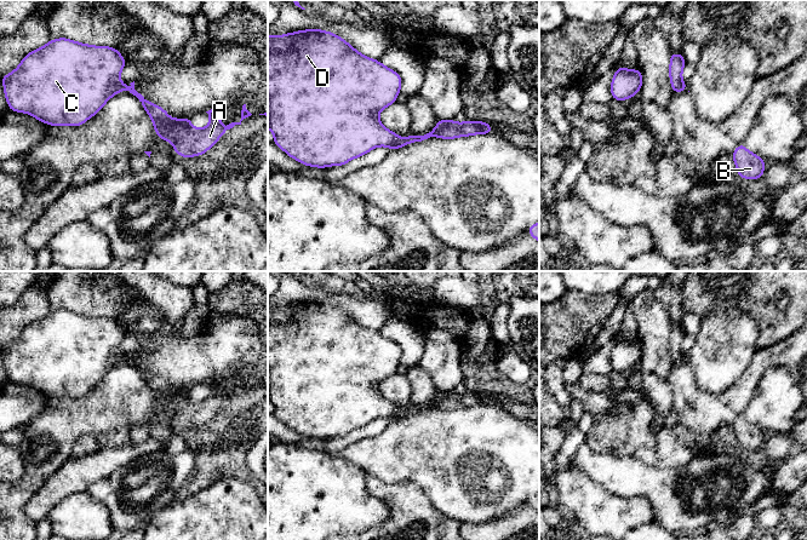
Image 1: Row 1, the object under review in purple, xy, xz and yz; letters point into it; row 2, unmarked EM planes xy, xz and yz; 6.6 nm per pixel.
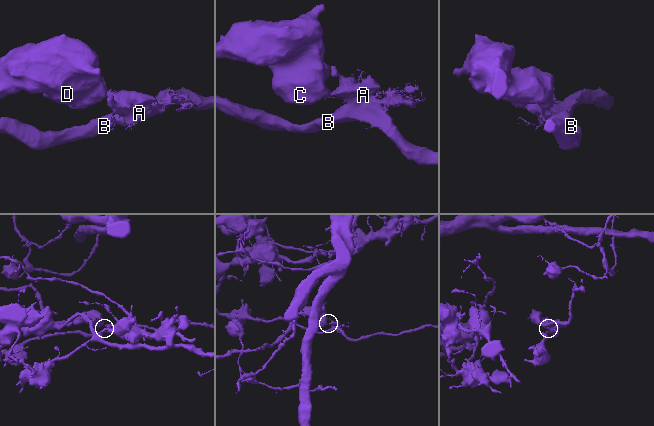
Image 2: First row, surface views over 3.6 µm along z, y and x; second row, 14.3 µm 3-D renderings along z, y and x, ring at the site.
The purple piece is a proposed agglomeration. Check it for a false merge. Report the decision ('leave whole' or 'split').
split

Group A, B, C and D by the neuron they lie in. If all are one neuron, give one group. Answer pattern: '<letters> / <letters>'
A B / C D

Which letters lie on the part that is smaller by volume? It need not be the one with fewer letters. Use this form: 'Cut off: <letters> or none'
Cut off: C, D

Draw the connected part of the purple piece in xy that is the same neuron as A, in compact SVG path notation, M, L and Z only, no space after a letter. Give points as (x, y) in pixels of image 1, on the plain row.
M134 352L125 358L127 362L136 367L142 378L148 384L154 395L154 403L161 412L170 412L173 415L173 423L182 429L198 429L210 421L216 413L222 409L227 401L233 400L235 396L241 396L241 392L252 385L242 377L241 391L231 393L227 397L221 396L221 387L216 383L221 379L213 379L206 383L210 387L210 395L205 400L196 400L190 395L190 389L172 390L164 379L150 374L141 364L134 361Z

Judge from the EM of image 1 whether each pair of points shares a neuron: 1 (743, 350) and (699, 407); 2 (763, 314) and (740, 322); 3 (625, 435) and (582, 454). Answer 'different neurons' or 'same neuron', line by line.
1: different neurons
2: different neurons
3: different neurons

